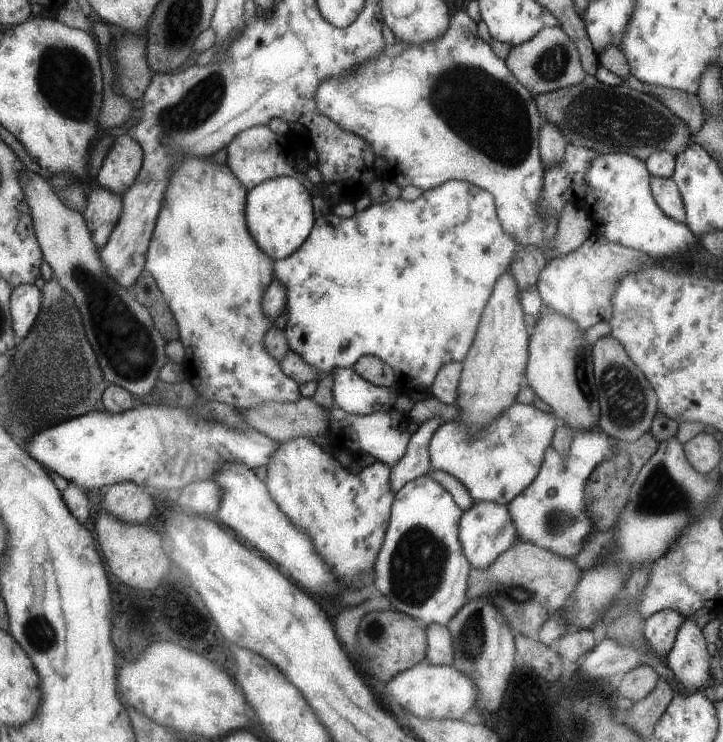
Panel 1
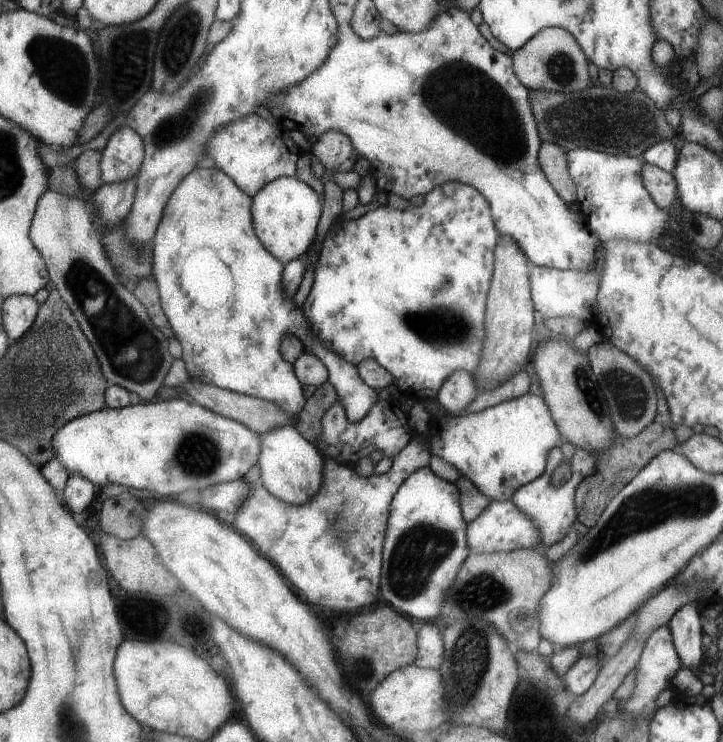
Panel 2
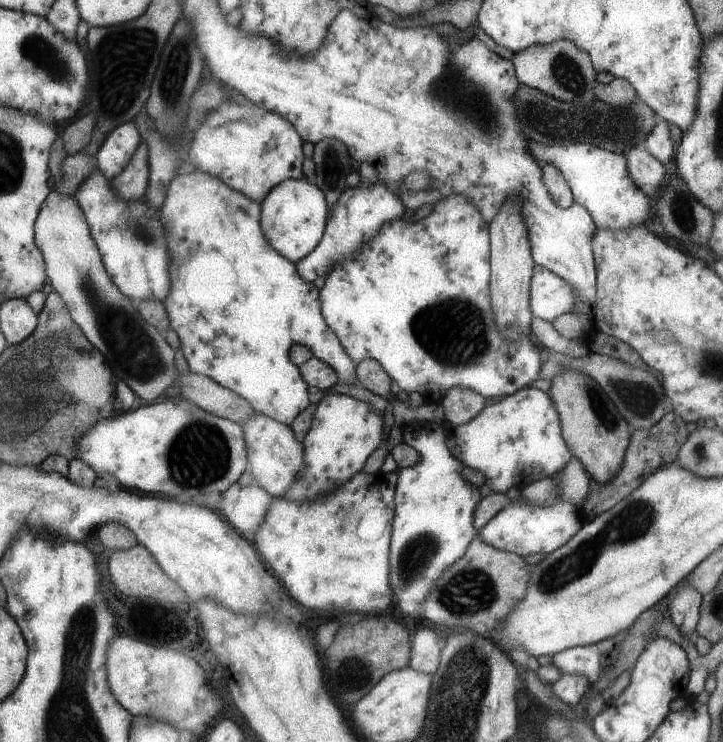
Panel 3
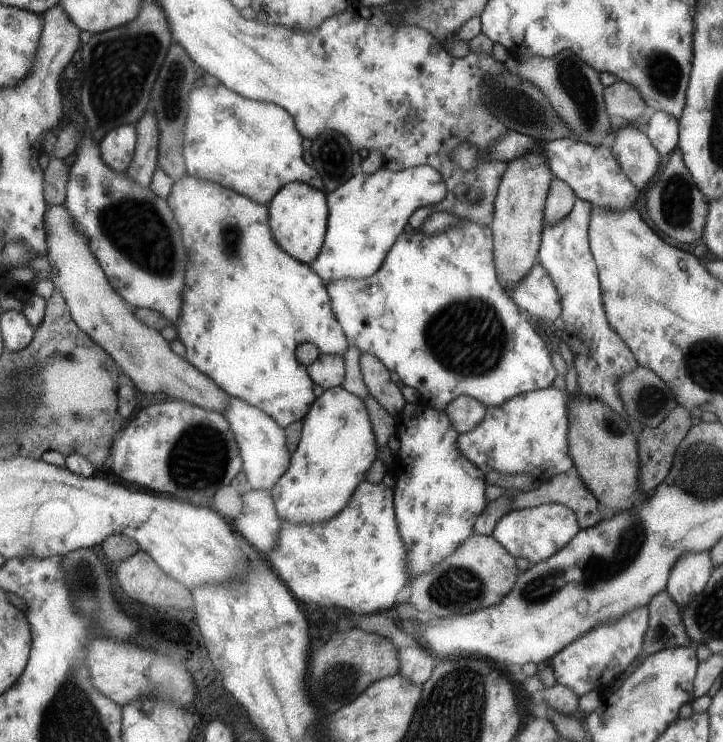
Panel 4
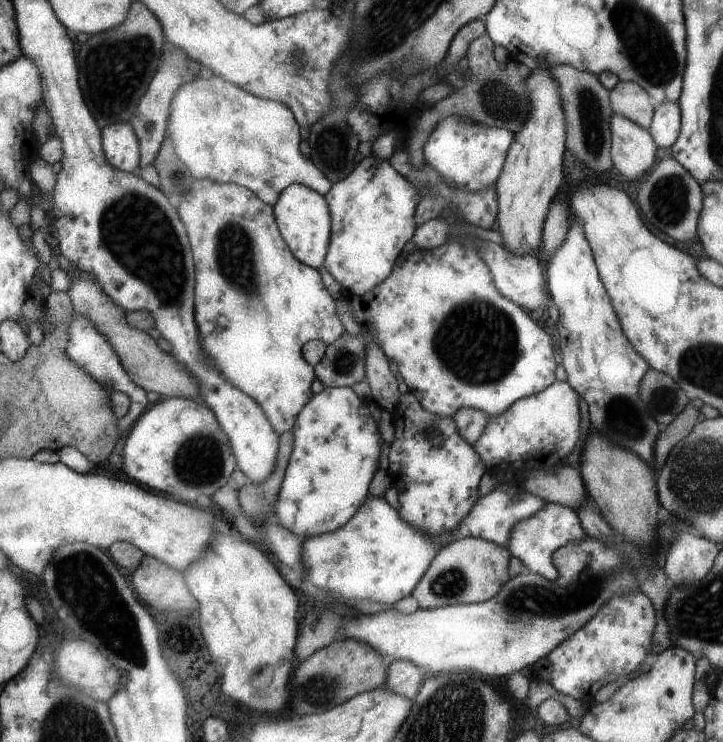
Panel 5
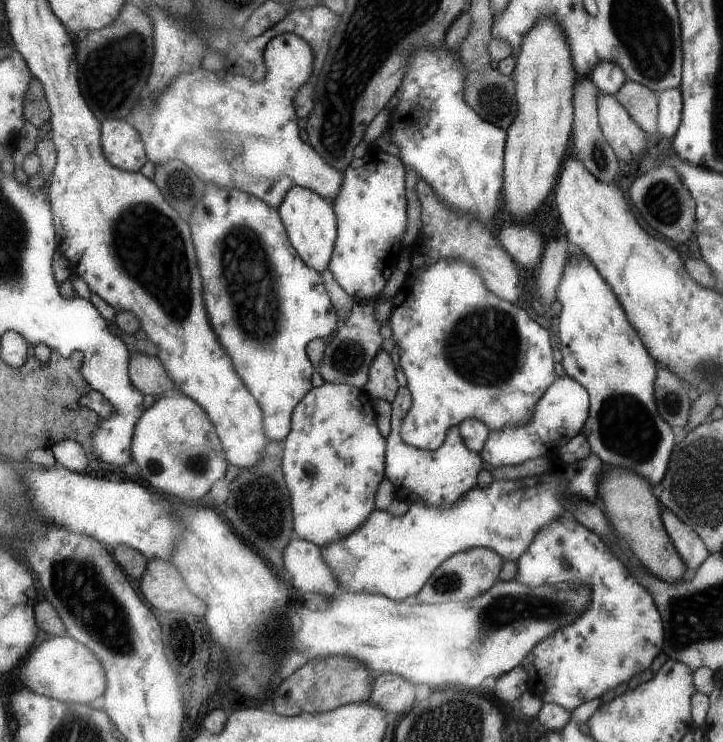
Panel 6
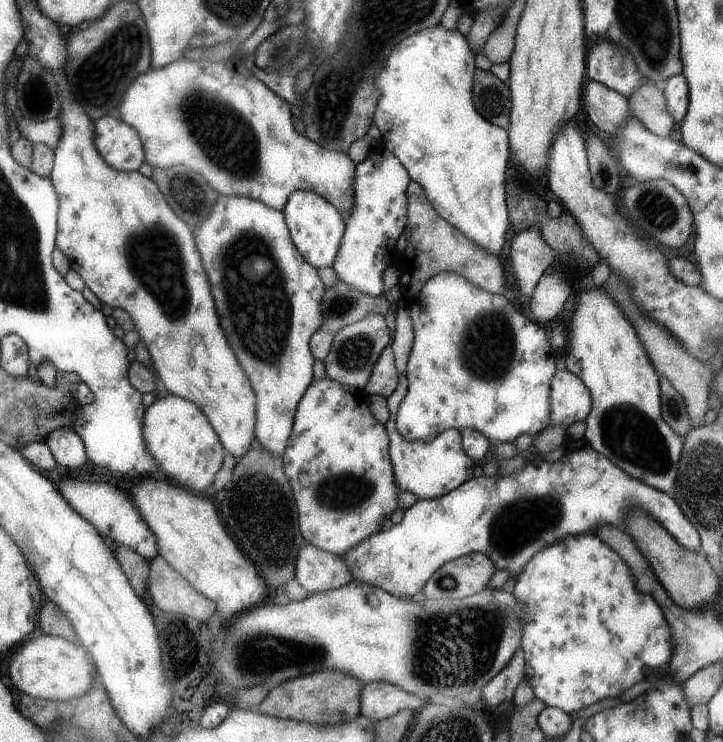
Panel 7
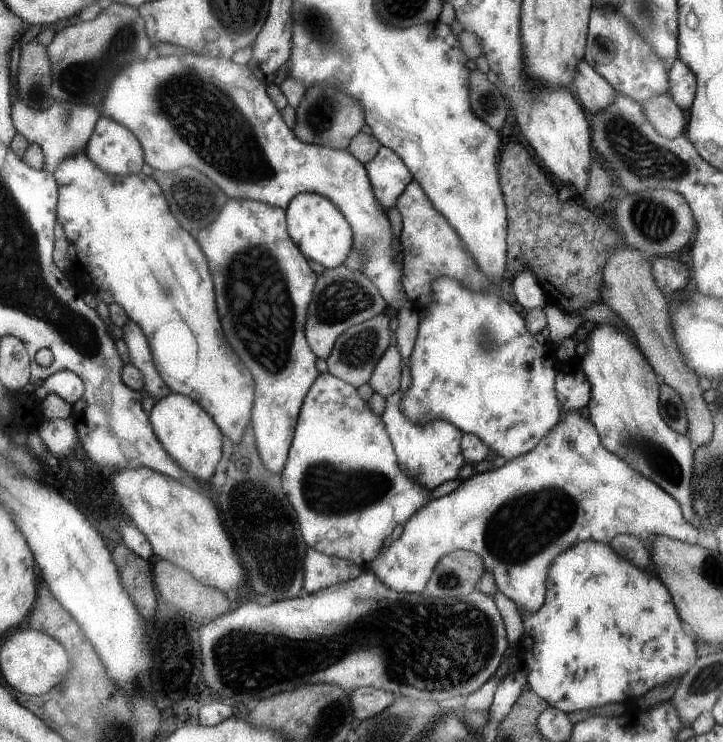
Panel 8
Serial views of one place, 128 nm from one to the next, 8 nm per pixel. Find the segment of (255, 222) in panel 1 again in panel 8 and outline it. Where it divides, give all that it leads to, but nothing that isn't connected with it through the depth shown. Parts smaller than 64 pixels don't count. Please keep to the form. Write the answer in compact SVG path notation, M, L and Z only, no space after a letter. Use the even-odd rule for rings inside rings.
M298 193L286 207L287 229L292 240L310 260L322 269L333 269L344 264L354 246L354 228L335 202L318 193Z

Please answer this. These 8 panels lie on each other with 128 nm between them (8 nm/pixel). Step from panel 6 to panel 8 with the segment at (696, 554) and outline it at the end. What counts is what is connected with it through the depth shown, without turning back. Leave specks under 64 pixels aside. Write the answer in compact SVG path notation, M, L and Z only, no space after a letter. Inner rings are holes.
M568 411L566 418L554 428L550 430L530 452L520 455L516 460L507 462L504 466L498 467L497 470L486 473L476 473L468 479L460 480L460 484L456 489L445 496L432 499L426 505L421 506L412 516L405 522L403 532L396 541L393 541L387 548L382 549L377 557L373 558L369 568L374 571L374 574L388 587L399 593L416 593L427 588L427 583L431 580L435 572L435 566L439 564L443 556L454 553L456 549L464 549L475 552L483 558L484 564L487 566L488 572L492 572L495 576L495 581L498 590L503 592L510 600L514 601L518 606L523 608L525 613L536 612L546 601L547 594L547 574L551 569L552 561L557 557L557 554L563 553L567 548L577 545L584 540L601 542L609 544L609 542L617 535L626 533L636 535L646 540L651 534L664 535L680 542L685 542L691 545L696 545L700 530L692 522L688 522L682 511L680 503L663 487L658 486L649 478L642 476L633 468L630 468L626 461L622 460L617 454L612 454L601 443L596 427L590 419L582 418L579 411Z

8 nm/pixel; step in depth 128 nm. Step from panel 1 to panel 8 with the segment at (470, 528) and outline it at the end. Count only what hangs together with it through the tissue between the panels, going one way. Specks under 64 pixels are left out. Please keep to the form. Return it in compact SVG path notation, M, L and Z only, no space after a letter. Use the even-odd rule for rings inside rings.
M582 541L567 548L563 553L557 554L547 574L547 594L544 604L536 612L525 613L520 605L517 606L517 610L523 620L525 630L519 646L523 649L521 658L529 670L527 676L528 688L539 694L540 698L543 698L549 706L564 711L566 714L574 711L595 709L602 706L602 704L608 704L608 702L622 702L628 696L642 696L654 686L654 682L659 685L671 681L674 677L681 678L691 666L694 666L696 659L701 655L696 638L686 628L686 624L682 626L680 616L678 616L679 611L676 610L675 601L671 597L671 591L667 589L667 586L657 576L654 564L648 571L642 570L635 563L625 559L623 555L620 555L609 544L601 542Z

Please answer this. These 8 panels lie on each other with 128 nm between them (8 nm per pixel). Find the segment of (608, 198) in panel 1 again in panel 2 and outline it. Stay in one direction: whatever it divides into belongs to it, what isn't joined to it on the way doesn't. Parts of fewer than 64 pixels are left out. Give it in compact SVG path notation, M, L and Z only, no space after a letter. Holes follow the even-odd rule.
M572 149L567 154L569 173L574 181L579 210L599 240L626 239L655 244L664 234L671 216L652 200L642 178L641 156L611 155L592 149Z

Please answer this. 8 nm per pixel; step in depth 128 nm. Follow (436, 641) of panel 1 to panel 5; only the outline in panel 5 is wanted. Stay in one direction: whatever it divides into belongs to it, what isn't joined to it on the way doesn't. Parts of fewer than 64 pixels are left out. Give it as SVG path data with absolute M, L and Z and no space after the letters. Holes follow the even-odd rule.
M406 659L390 660L389 664L389 674L384 687L409 699L414 698L420 690L426 669Z

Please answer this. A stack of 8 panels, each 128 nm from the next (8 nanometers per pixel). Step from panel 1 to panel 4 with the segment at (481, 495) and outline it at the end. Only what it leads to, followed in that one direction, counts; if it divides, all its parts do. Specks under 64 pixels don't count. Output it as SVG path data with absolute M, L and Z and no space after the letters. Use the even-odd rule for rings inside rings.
M548 387L512 397L503 405L487 407L483 421L470 432L460 434L460 452L485 473L490 470L507 475L522 472L541 482L574 468L569 453L568 391Z

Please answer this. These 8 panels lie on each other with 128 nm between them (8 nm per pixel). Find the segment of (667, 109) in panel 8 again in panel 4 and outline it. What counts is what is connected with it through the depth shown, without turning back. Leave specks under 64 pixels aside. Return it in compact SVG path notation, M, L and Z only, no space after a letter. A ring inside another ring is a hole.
M617 80L603 91L610 118L638 125L643 123L642 113L647 104L635 86Z

